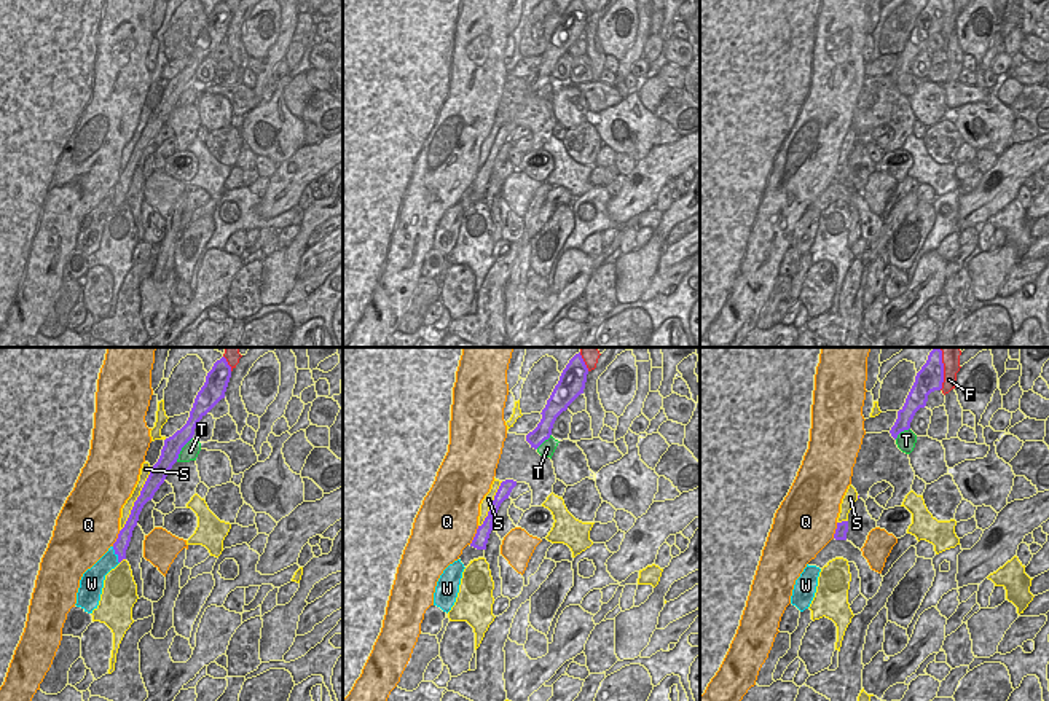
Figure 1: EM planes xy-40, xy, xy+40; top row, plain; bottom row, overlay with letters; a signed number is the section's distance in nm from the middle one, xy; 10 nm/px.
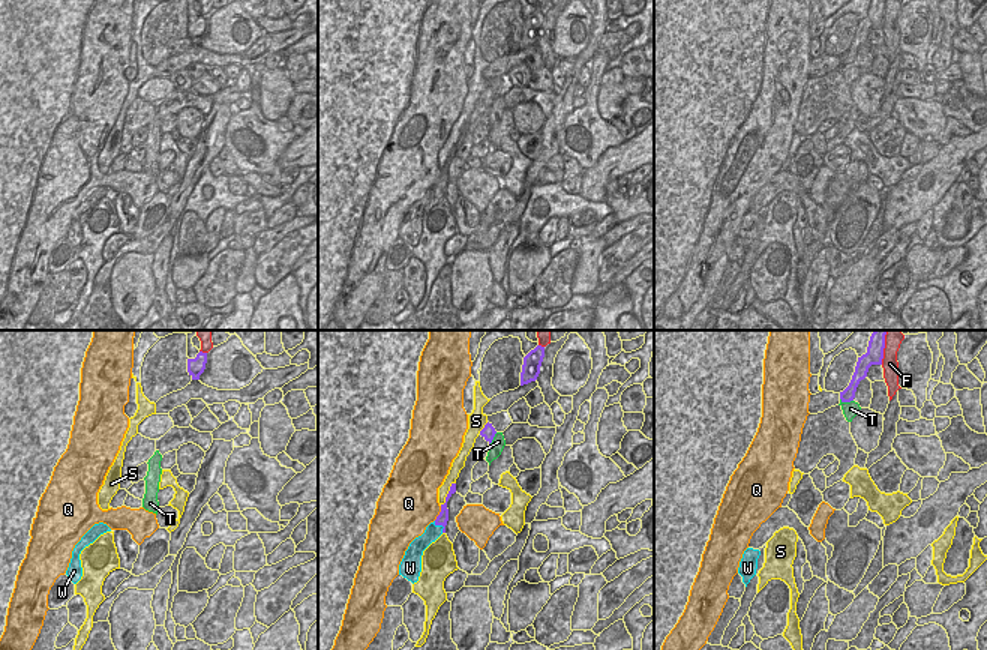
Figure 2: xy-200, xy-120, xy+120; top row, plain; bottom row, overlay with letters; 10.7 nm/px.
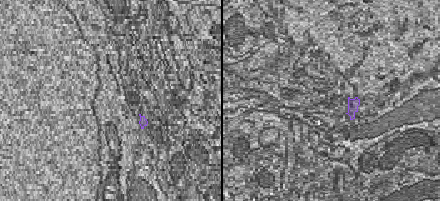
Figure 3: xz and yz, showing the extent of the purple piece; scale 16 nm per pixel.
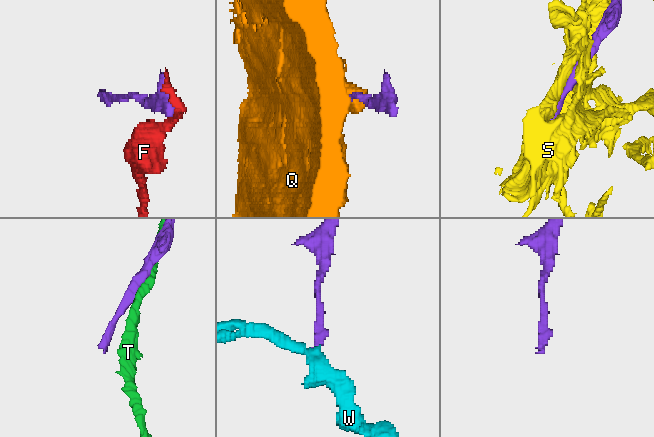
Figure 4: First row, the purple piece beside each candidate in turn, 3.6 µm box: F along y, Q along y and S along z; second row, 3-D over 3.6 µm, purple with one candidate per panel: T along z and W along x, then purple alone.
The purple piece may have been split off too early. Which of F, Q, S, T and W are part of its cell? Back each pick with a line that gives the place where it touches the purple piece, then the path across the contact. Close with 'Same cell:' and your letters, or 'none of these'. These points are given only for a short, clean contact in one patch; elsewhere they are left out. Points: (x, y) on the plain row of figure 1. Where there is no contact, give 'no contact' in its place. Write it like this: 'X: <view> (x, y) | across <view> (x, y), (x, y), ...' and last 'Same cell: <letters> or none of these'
Same cell: none of these

